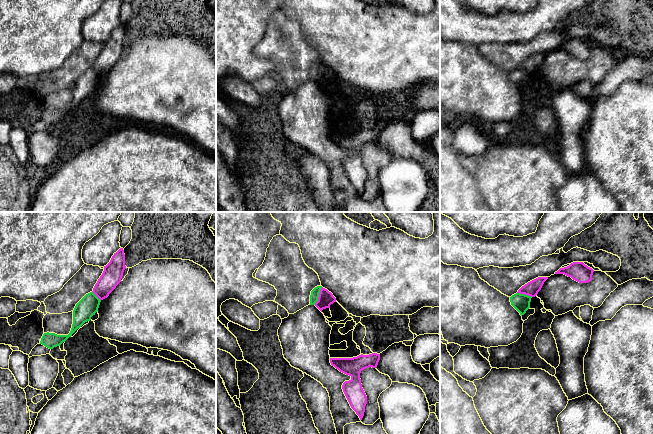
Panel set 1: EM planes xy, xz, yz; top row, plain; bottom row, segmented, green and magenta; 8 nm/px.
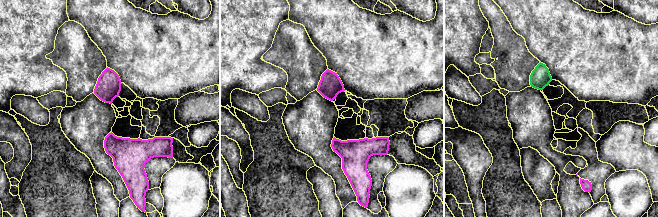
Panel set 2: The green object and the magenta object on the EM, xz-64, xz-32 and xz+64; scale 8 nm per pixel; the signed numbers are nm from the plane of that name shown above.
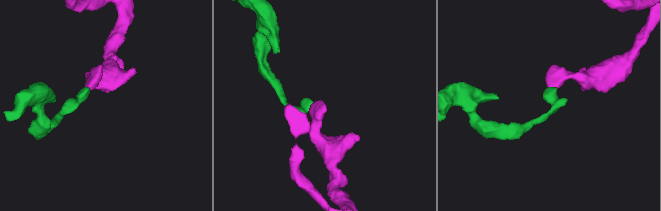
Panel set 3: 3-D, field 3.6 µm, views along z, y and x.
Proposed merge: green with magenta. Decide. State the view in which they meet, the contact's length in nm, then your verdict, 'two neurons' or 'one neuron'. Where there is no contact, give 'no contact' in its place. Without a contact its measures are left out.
xz | 160 nm | two neurons

